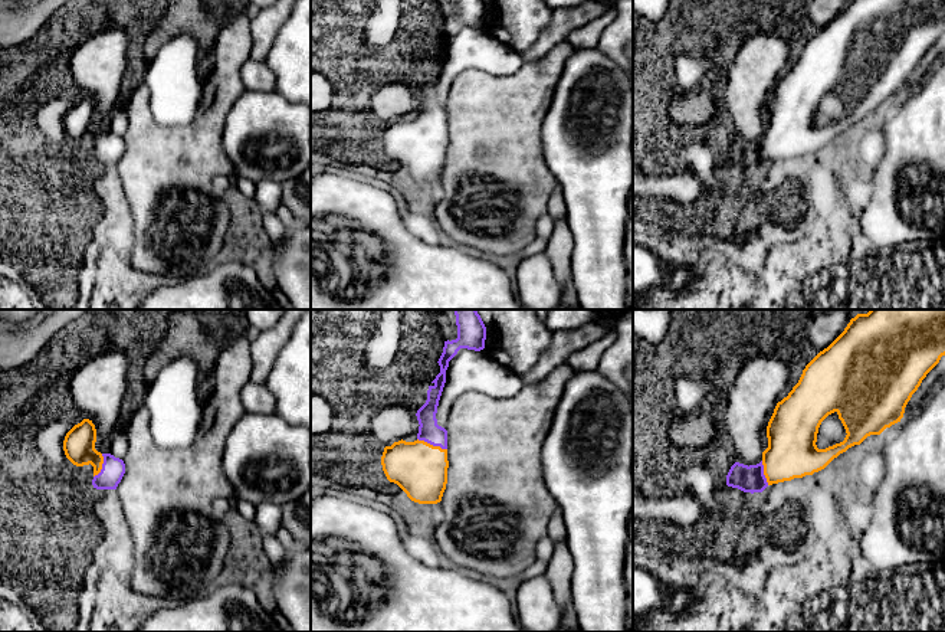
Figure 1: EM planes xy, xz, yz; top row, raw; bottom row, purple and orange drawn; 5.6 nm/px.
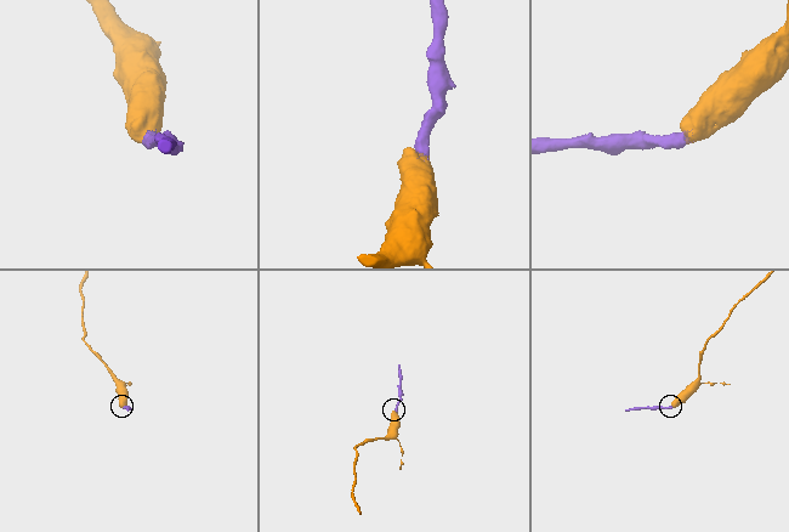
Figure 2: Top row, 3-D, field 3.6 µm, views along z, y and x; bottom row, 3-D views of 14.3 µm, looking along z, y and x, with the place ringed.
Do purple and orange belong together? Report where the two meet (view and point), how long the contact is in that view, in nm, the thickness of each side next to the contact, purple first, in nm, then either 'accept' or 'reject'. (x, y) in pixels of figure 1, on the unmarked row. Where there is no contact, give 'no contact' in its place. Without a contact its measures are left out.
xz (432, 121) | 180 nm | 120/300 nm | accept

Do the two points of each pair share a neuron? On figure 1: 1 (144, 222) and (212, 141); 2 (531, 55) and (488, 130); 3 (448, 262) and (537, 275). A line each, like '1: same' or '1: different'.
1: same
2: same
3: different

